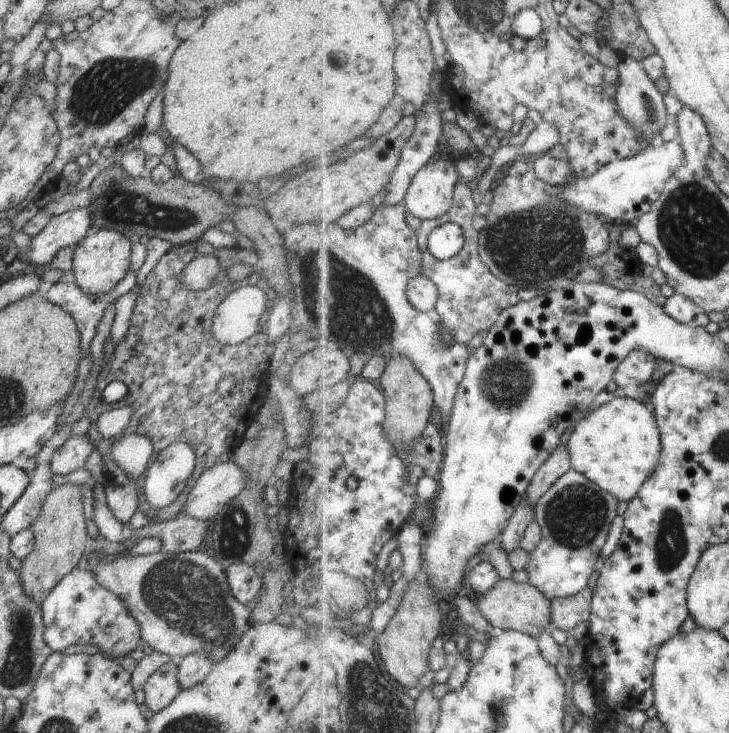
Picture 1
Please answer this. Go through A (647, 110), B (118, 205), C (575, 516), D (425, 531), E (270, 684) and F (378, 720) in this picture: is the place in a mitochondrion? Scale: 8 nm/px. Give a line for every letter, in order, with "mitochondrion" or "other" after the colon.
A: mitochondrion
B: mitochondrion
C: mitochondrion
D: other
E: other
F: mitochondrion

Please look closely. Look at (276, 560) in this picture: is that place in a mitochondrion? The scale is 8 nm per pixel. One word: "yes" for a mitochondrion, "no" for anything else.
no

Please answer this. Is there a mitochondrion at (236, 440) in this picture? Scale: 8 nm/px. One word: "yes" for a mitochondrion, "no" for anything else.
no

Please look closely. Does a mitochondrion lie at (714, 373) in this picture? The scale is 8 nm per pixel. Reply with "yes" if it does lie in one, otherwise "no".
no

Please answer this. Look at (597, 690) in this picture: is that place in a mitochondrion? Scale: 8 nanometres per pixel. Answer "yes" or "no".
no

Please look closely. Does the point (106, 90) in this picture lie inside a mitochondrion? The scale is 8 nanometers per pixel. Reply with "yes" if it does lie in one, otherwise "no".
yes

